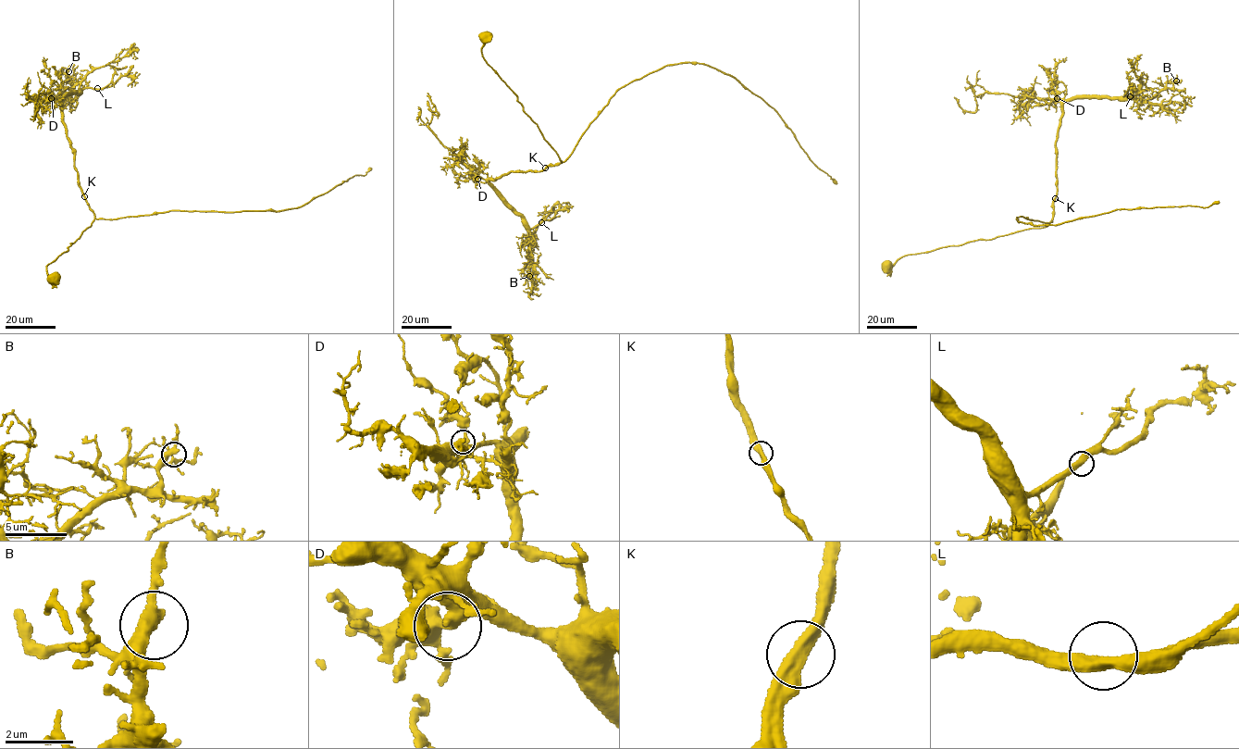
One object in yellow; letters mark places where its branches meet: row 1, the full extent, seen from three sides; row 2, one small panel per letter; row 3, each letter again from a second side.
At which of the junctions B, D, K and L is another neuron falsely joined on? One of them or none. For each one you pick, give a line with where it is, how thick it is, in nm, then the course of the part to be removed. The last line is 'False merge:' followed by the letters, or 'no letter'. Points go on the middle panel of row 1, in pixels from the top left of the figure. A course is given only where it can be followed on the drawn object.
False merge: no letter

